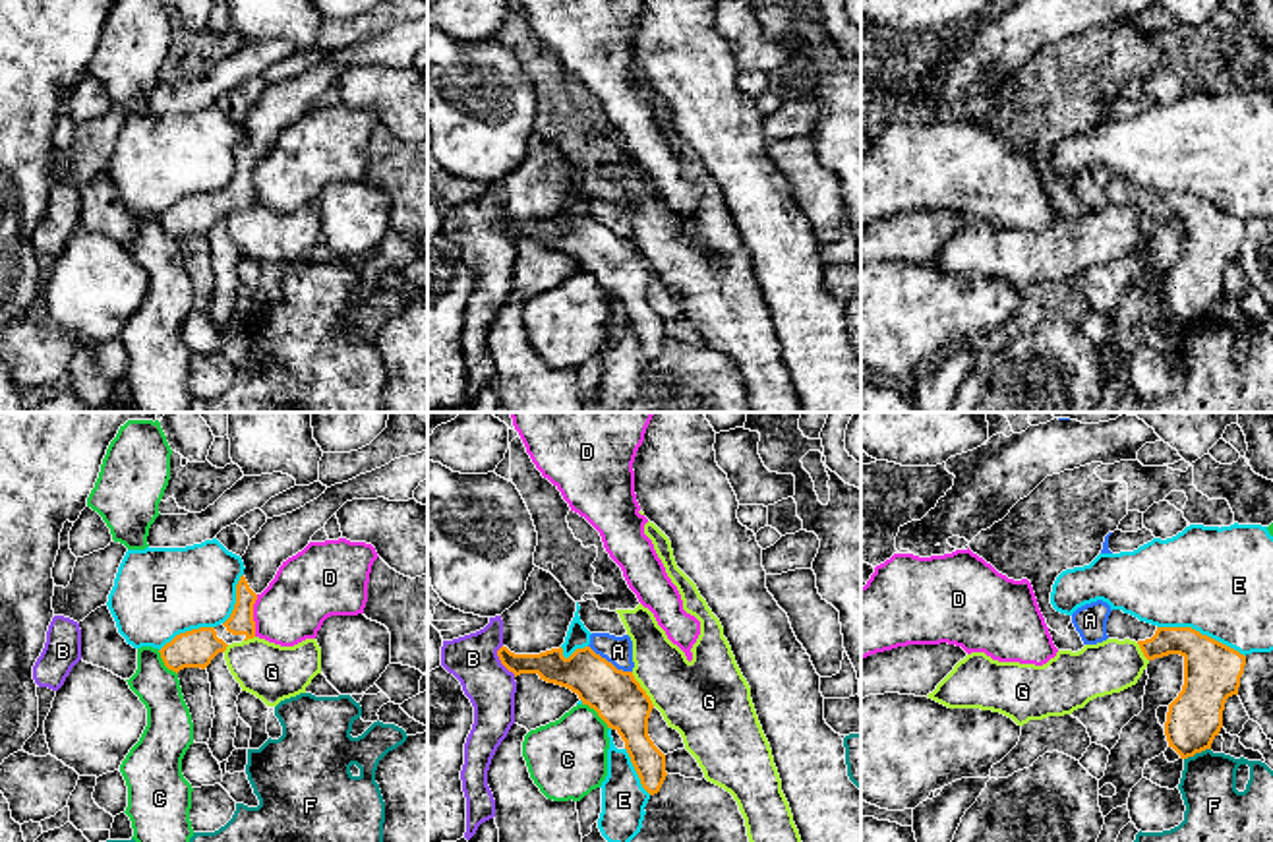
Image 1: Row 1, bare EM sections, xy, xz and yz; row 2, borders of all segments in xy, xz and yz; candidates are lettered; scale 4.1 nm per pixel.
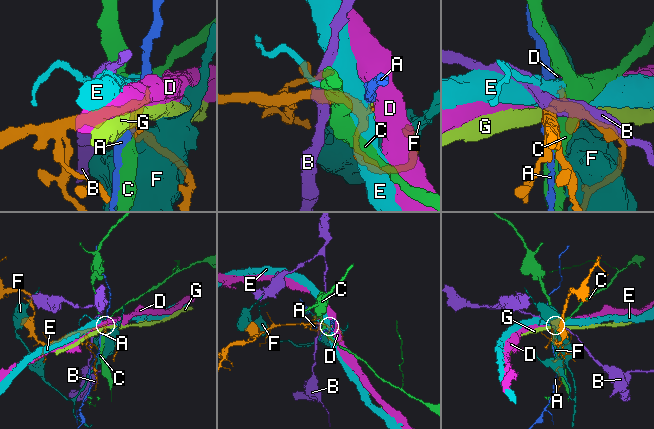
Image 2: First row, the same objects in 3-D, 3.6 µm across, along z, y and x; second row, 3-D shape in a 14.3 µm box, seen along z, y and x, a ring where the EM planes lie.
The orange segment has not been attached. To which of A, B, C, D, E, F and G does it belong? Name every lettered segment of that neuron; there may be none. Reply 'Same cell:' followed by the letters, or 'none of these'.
Same cell: none of these

